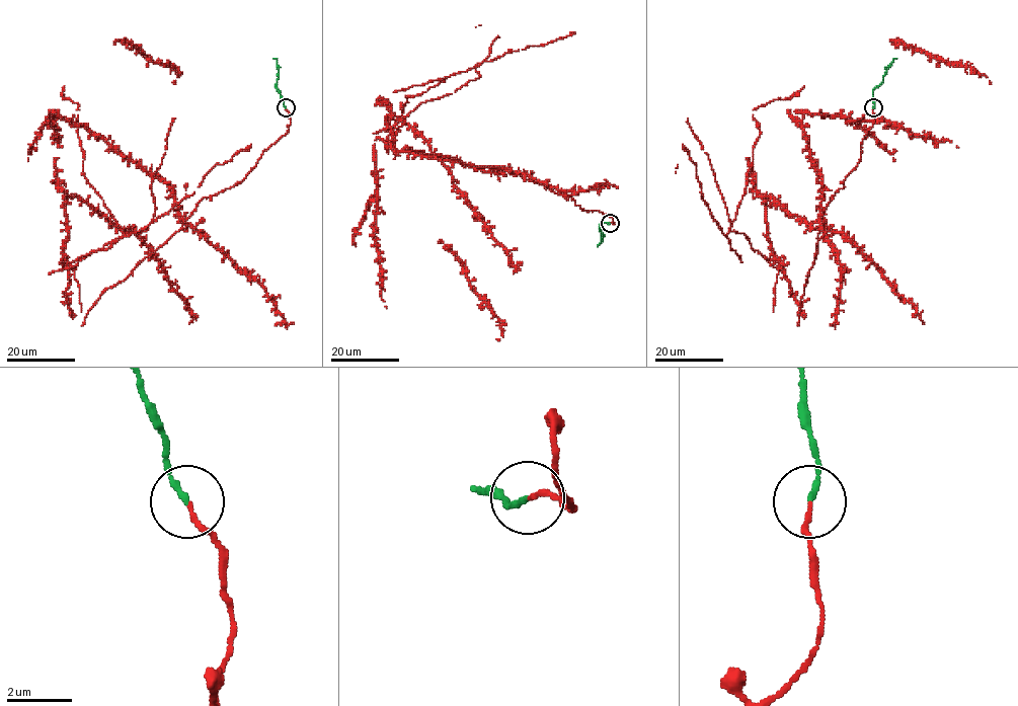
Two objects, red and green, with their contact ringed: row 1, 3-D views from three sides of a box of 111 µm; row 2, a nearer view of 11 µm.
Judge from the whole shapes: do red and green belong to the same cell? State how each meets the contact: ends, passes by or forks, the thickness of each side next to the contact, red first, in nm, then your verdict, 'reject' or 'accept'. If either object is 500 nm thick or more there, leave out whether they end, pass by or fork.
red ends | green ends | 140/170 nm | accept

